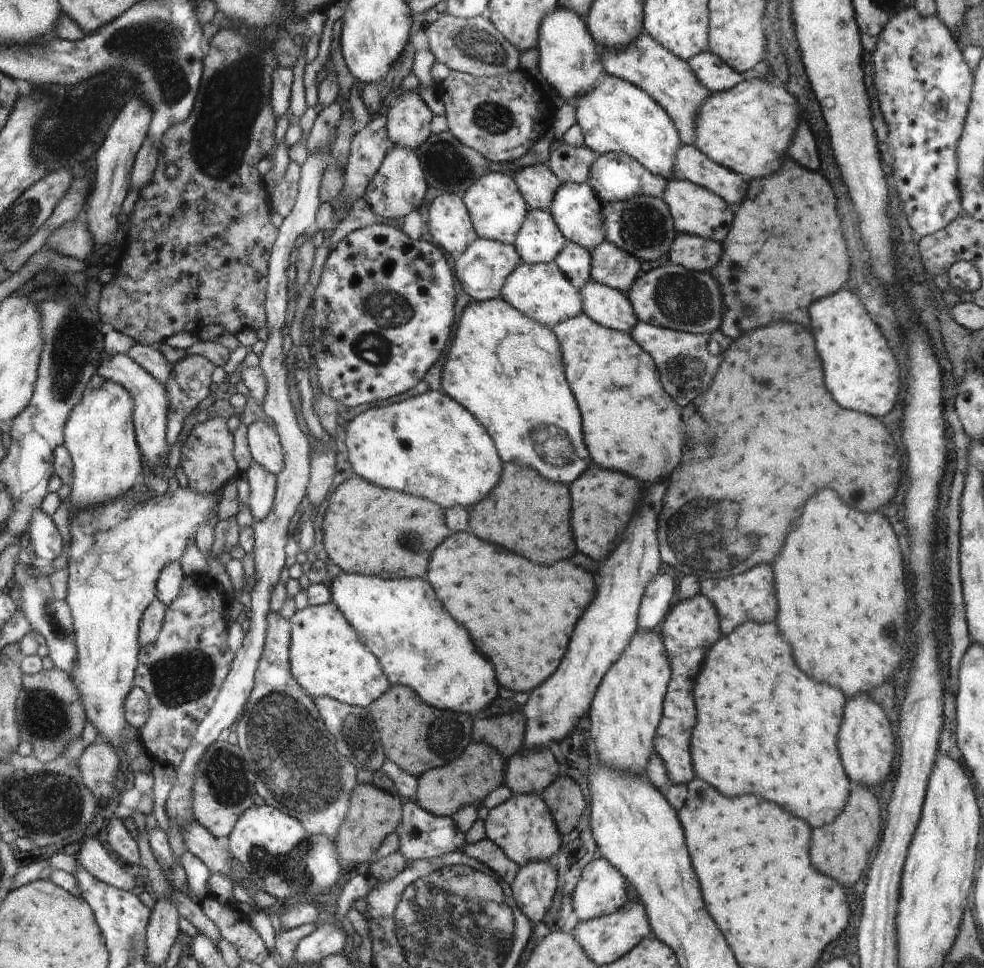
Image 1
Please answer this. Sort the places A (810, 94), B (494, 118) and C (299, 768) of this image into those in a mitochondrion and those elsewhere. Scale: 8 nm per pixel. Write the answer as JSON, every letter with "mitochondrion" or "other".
{"A":"other","B":"mitochondrion","C":"mitochondrion"}

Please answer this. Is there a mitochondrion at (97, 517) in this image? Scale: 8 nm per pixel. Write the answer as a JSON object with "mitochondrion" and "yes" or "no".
{"mitochondrion":"yes"}

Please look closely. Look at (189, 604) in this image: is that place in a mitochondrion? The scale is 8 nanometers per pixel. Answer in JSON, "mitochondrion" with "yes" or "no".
{"mitochondrion":"no"}

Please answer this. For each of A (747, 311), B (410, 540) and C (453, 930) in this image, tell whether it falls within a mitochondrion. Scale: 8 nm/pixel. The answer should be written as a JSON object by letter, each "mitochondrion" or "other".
{"A":"mitochondrion","B":"mitochondrion","C":"mitochondrion"}

